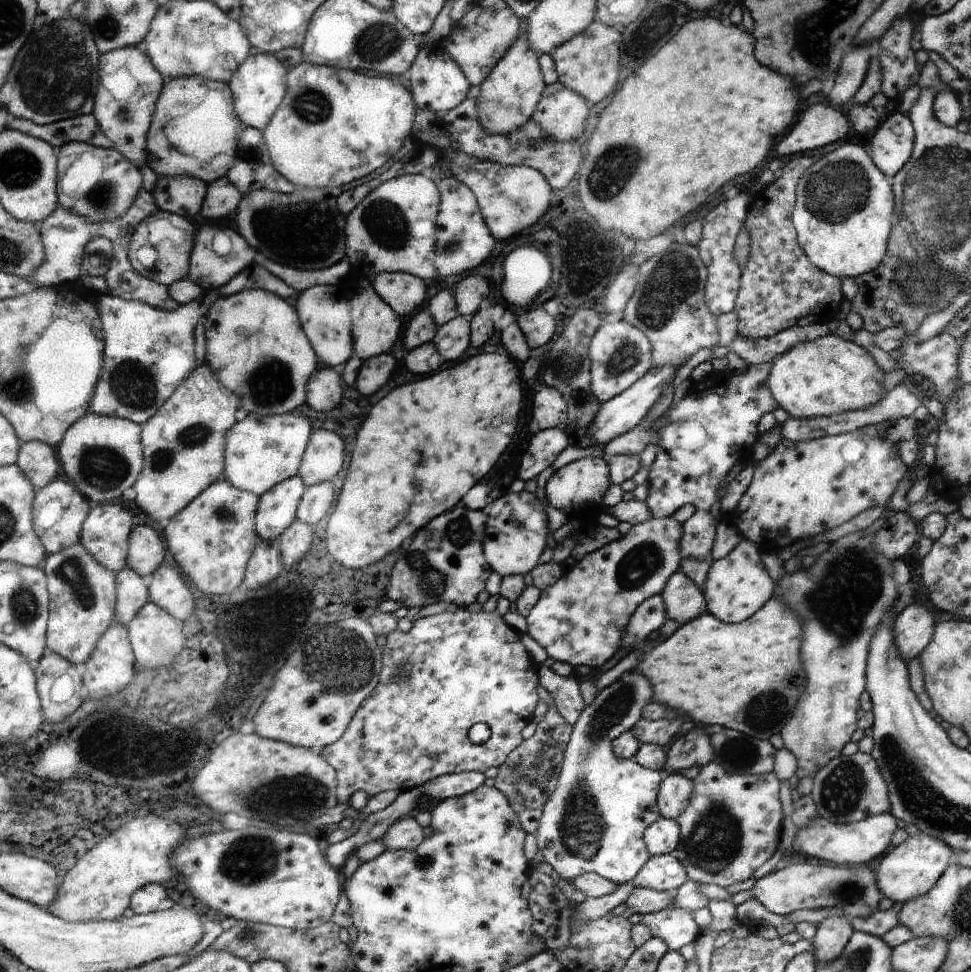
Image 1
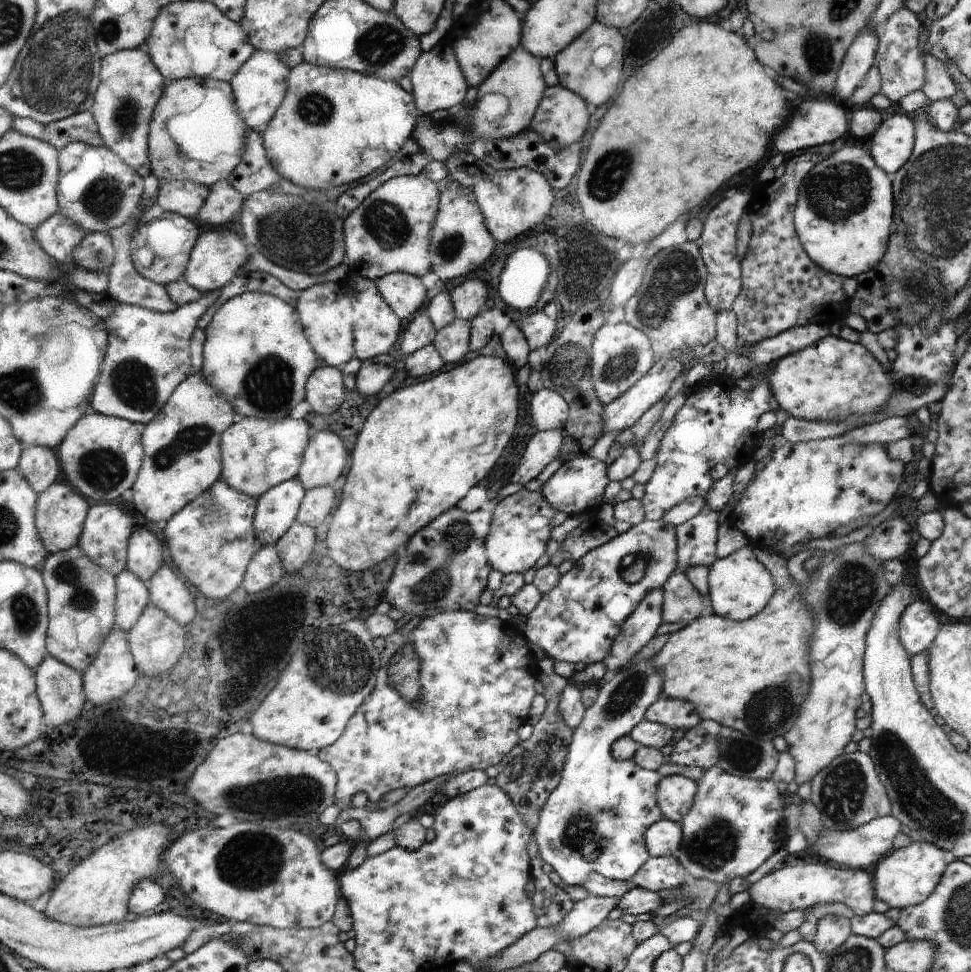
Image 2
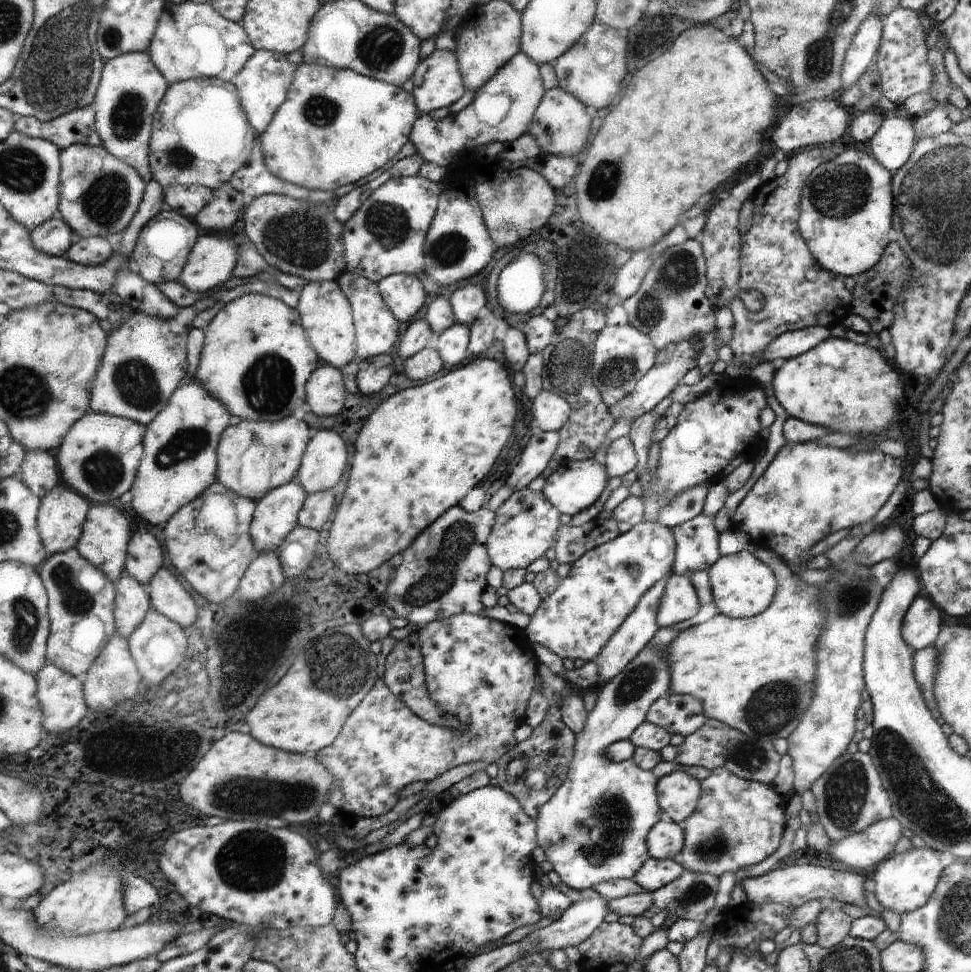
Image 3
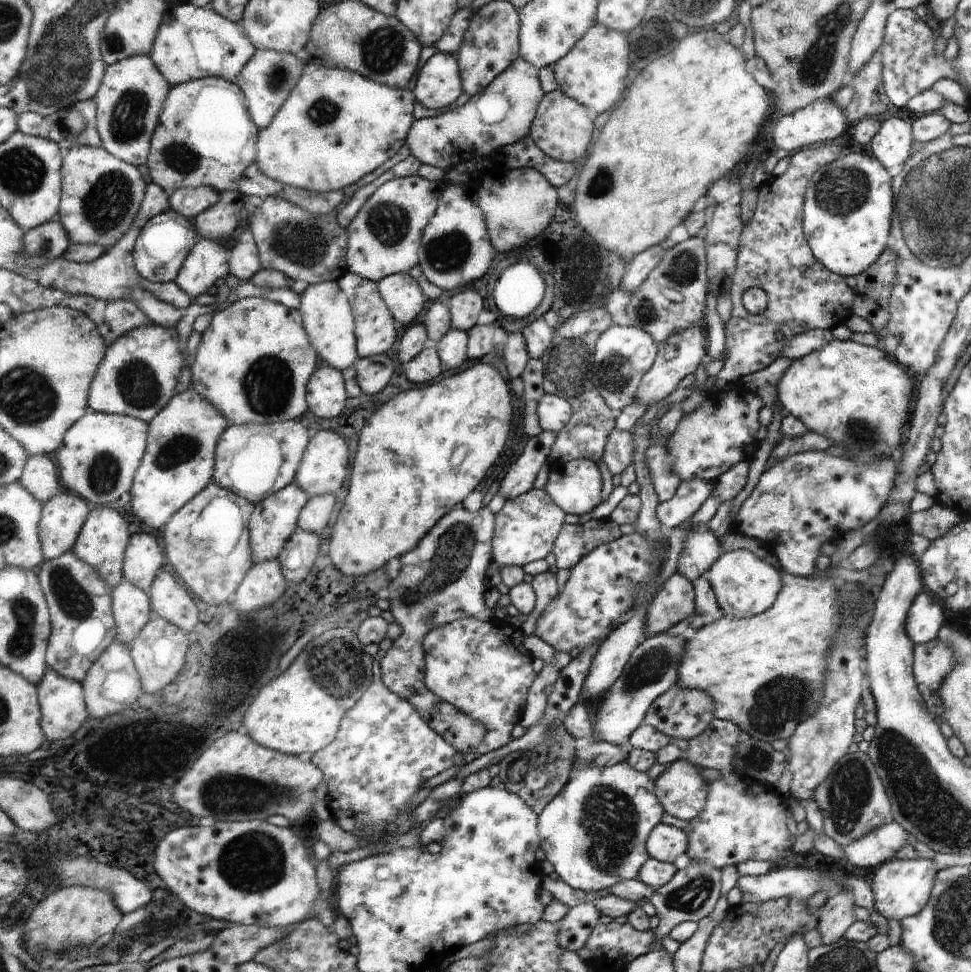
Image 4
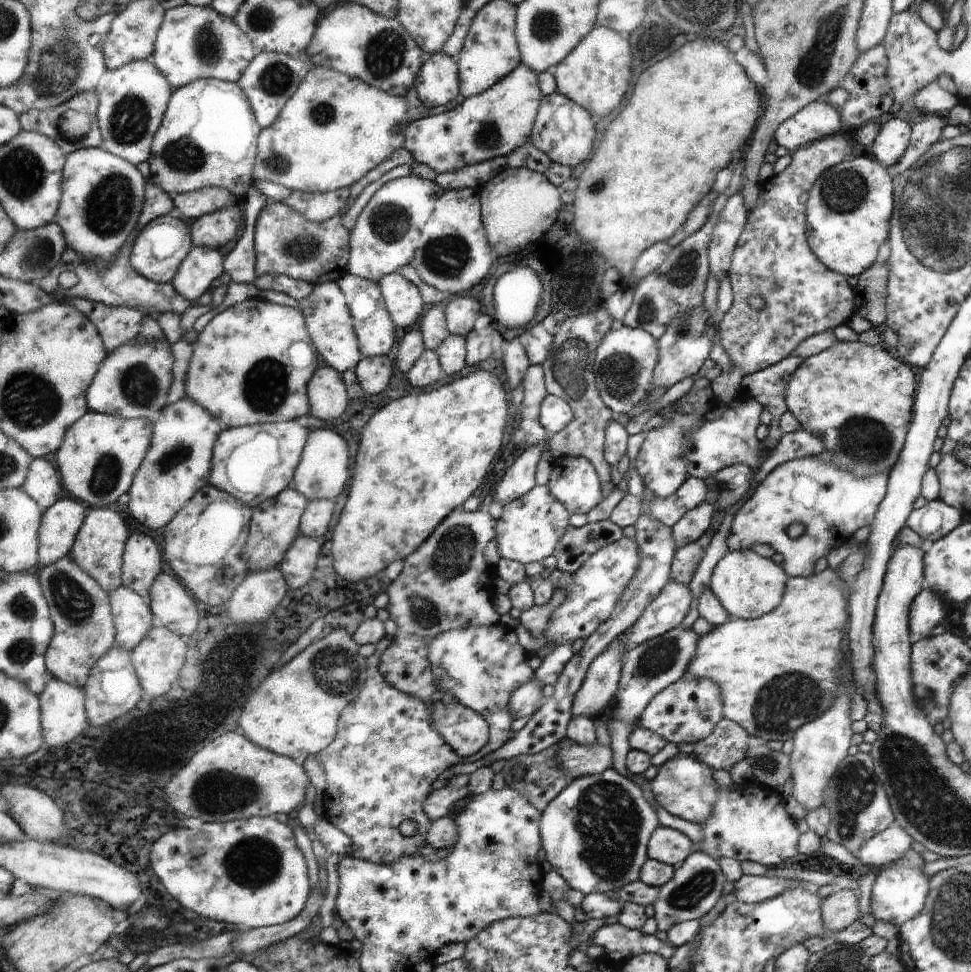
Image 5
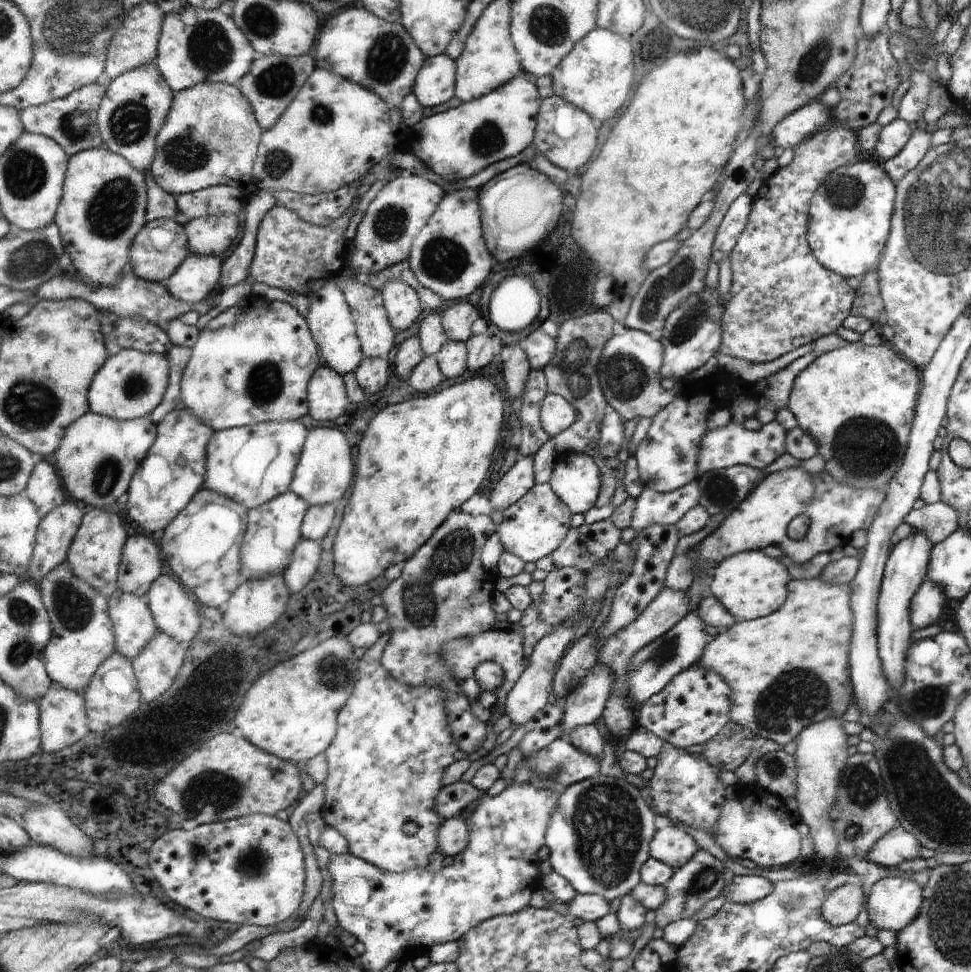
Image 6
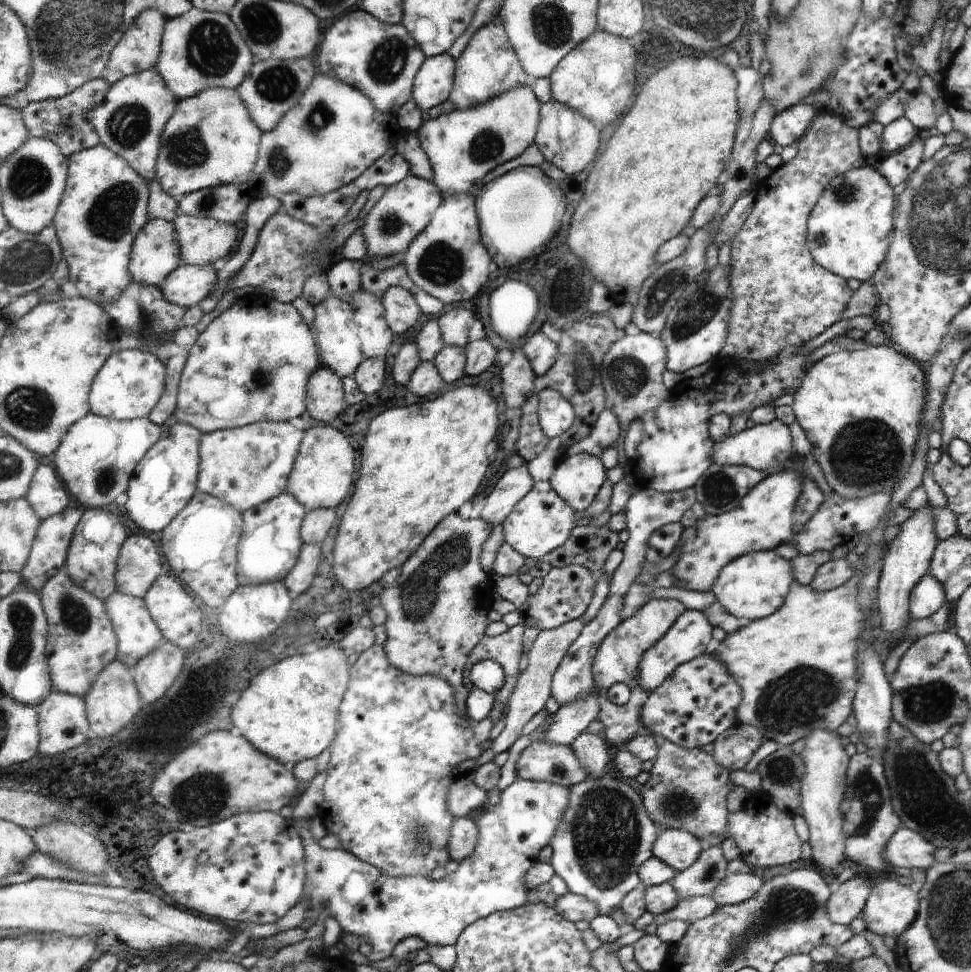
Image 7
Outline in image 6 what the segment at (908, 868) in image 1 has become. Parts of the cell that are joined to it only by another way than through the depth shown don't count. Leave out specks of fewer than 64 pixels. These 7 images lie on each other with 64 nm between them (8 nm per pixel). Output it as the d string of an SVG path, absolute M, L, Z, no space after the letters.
M883 878L875 882L867 894L867 916L877 930L893 930L895 934L907 928L921 912L923 888L901 878Z

